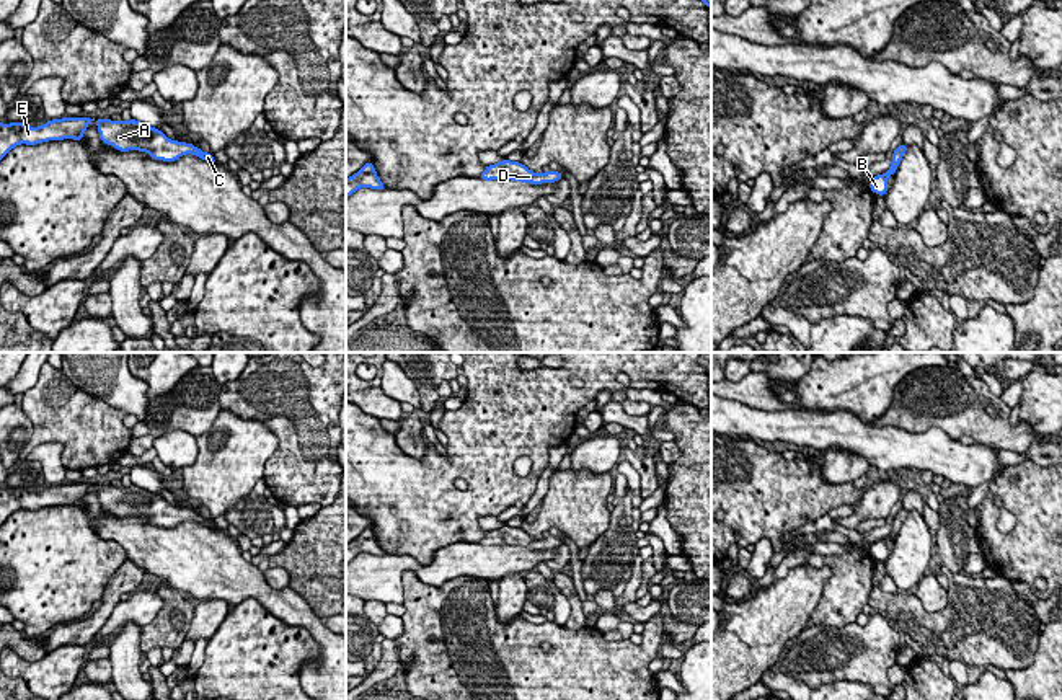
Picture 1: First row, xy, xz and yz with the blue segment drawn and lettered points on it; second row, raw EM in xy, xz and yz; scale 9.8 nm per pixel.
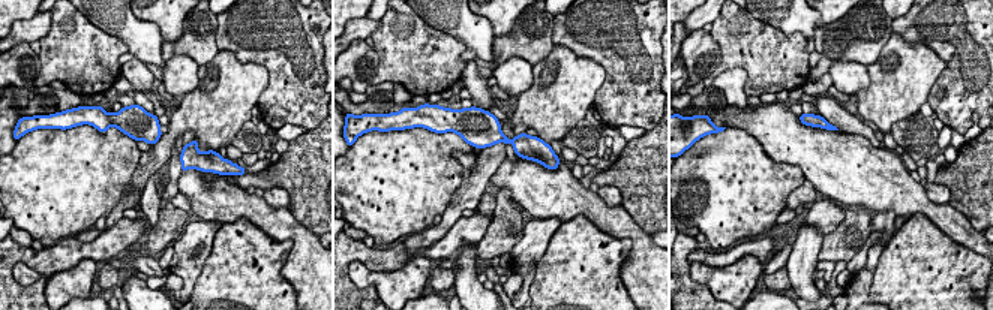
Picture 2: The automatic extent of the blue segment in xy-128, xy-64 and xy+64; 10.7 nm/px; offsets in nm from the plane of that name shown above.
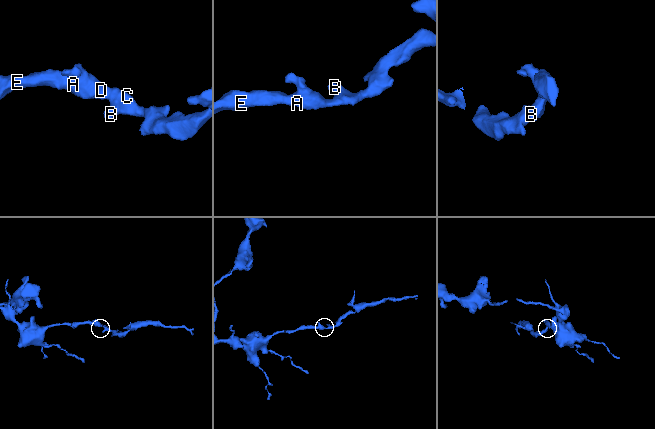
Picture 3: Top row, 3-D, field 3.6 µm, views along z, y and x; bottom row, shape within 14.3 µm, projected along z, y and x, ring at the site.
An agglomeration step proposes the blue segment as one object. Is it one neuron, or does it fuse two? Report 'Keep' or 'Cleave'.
Keep

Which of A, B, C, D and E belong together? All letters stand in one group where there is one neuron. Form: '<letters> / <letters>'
A B C D E

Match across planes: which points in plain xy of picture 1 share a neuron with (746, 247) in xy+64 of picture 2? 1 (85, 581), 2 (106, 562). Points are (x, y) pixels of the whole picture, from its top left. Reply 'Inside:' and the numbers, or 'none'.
Inside: none

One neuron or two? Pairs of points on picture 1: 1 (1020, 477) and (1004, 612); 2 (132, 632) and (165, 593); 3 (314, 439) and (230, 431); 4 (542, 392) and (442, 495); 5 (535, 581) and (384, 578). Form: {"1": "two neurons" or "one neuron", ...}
{"1": "two neurons", "2": "two neurons", "3": "two neurons", "4": "one neuron", "5": "two neurons"}

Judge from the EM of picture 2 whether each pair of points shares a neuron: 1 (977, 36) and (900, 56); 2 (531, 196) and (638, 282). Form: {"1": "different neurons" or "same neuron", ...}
{"1": "different neurons", "2": "same neuron"}

